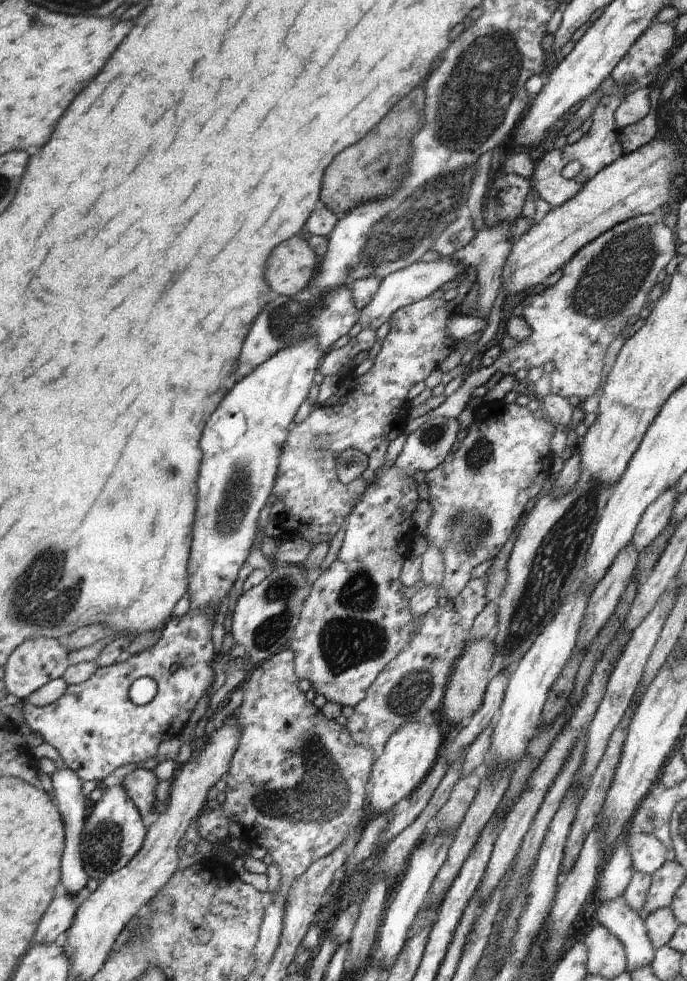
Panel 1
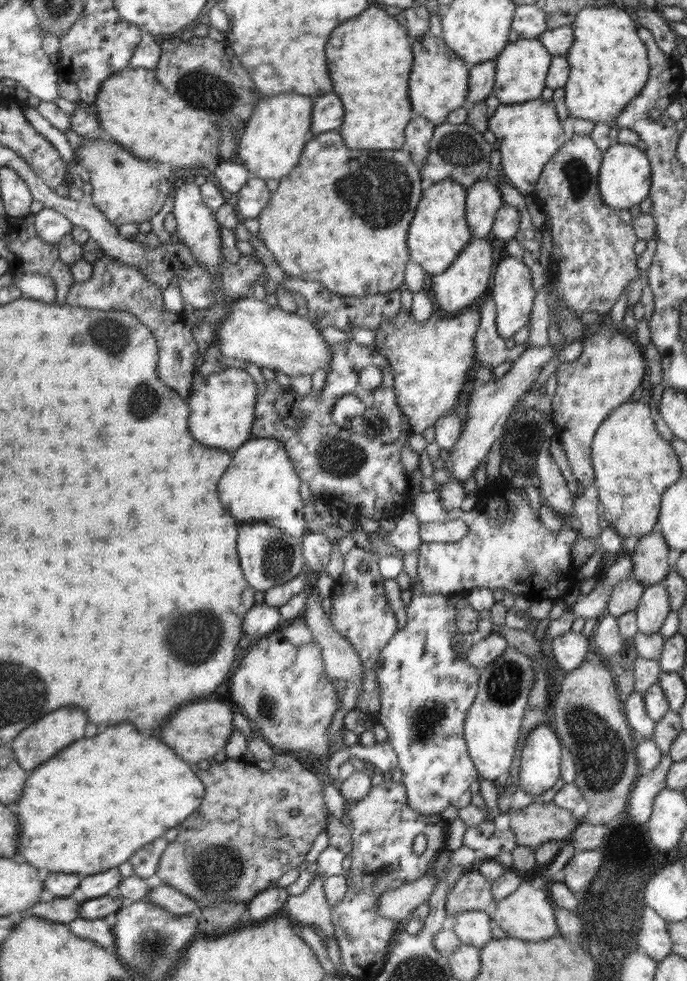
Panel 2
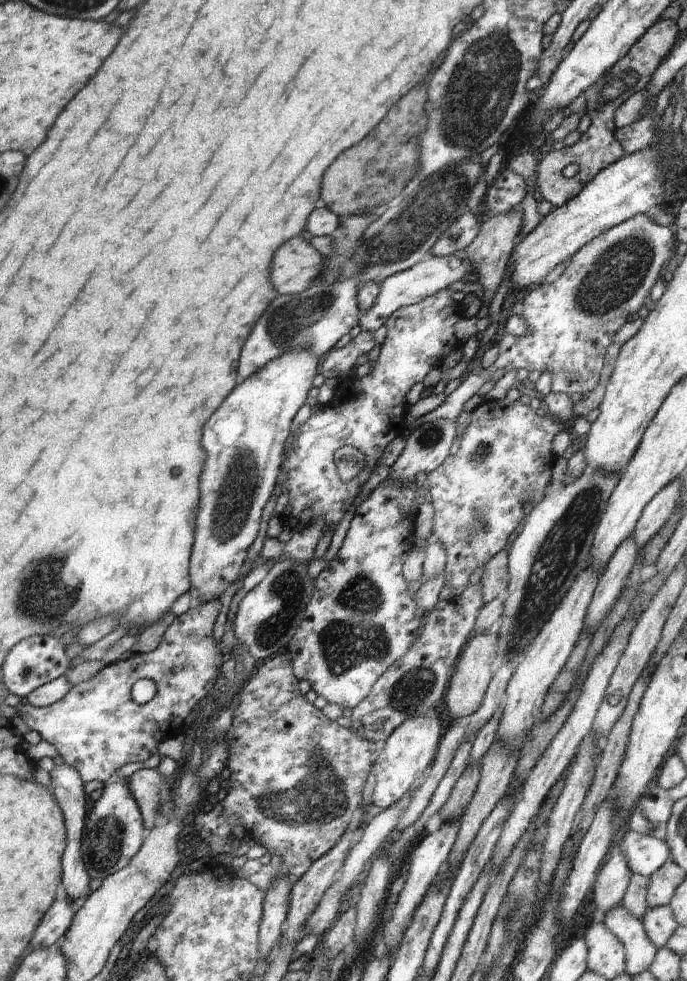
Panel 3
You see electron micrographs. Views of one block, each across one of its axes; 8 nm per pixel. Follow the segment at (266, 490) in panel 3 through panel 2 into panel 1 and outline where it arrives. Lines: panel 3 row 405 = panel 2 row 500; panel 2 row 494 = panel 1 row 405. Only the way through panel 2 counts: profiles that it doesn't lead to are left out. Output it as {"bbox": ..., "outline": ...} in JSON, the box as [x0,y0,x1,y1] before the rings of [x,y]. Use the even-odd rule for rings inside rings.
{"bbox":[187,337,324,616],"outline":[[[308,337],[280,349],[274,356],[237,382],[214,410],[214,414],[211,414],[206,421],[199,440],[203,459],[197,480],[193,541],[187,564],[188,593],[192,608],[212,609],[216,616],[222,599],[234,586],[238,571],[248,558],[256,537],[260,510],[269,502],[274,488],[281,459],[281,448],[286,443],[298,407],[306,400],[308,391],[314,384],[314,374],[319,370],[324,353],[318,348],[316,337]]]}

